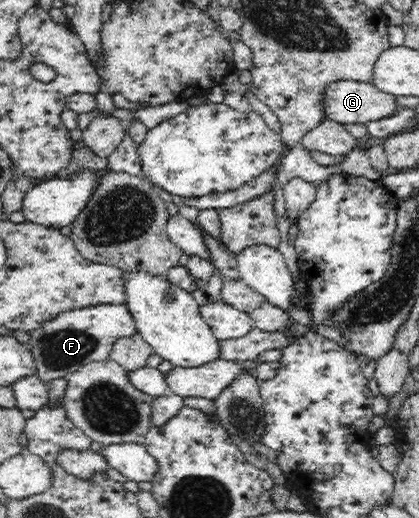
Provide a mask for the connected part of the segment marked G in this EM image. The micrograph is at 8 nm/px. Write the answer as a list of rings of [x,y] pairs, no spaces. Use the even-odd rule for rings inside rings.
[[[339,80],[331,81],[323,87],[320,94],[320,103],[323,109],[325,120],[338,121],[347,125],[348,123],[368,123],[371,120],[377,120],[388,117],[389,114],[396,111],[394,96],[379,91],[371,82]]]

